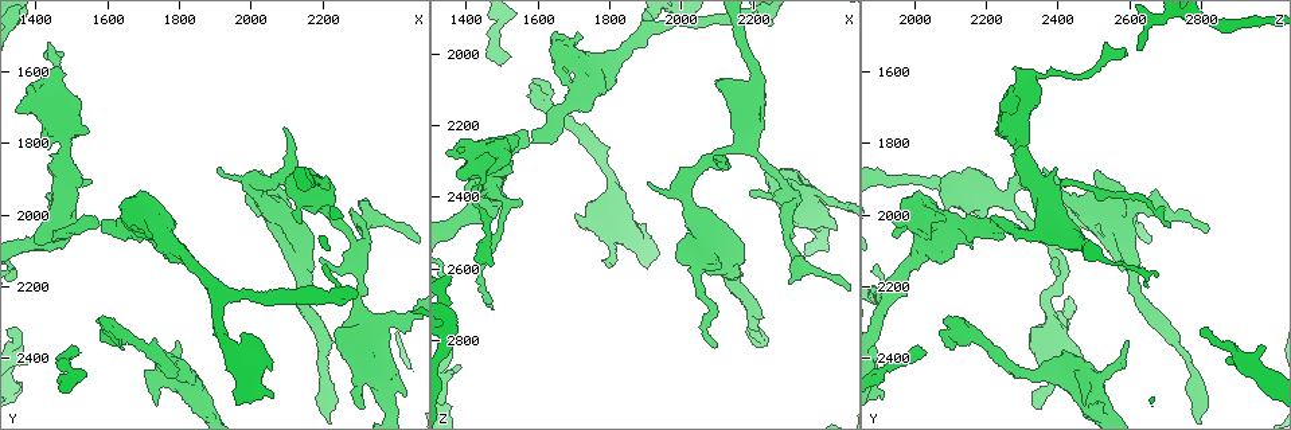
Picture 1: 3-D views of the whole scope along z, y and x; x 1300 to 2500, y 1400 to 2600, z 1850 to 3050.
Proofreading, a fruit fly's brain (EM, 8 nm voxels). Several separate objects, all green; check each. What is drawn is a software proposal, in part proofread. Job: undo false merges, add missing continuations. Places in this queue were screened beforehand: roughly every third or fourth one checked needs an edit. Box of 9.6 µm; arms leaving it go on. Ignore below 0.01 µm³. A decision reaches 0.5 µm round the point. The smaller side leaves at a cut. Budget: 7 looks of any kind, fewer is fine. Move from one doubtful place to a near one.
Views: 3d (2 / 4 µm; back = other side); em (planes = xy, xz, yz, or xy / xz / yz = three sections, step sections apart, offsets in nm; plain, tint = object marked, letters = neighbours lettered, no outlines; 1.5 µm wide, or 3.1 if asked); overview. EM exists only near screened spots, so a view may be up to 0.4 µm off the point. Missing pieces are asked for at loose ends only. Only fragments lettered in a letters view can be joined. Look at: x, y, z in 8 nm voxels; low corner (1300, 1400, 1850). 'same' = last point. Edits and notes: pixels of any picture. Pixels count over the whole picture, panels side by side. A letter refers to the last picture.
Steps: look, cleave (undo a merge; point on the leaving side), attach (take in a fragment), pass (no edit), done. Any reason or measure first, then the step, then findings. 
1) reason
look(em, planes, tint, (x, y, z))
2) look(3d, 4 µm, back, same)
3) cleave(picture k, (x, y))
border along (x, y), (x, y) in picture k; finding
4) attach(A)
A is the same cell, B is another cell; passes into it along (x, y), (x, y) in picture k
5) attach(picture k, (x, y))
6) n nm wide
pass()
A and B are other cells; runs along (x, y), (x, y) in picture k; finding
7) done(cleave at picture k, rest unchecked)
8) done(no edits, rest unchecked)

end of a long branch
look(3d, 4 µm, (1470, 1540, 2590))

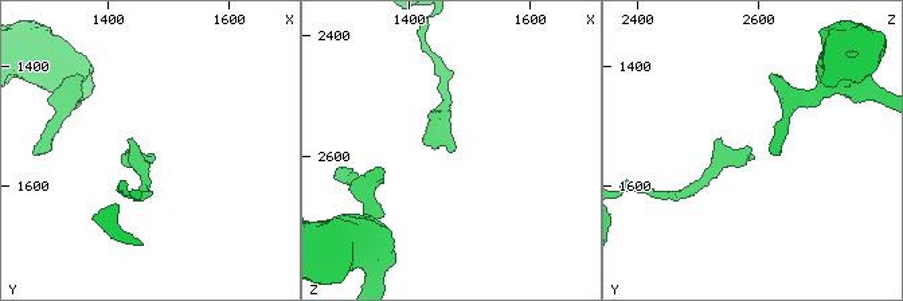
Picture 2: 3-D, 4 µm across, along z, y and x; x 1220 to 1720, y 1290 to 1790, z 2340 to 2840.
look(em, xz, step 8, letters, (1480, 1545, 2590))

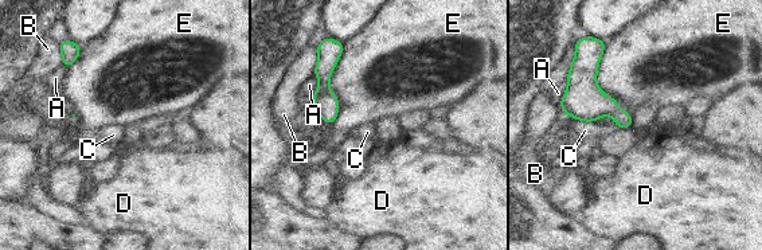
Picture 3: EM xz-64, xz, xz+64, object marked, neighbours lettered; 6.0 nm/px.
another direction
look(em, planes, letters, same)

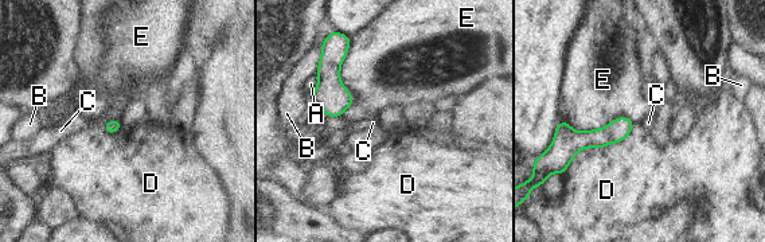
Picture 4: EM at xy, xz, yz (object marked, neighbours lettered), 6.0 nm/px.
E touches over 500 nm
pass()
A, B, C, D and E are other cells; border along (118, 118), (112, 118), (102, 127) in picture 4; none of them fits

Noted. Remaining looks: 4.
thin end
look(3d, 2 µm, (2110, 2040, 2830))

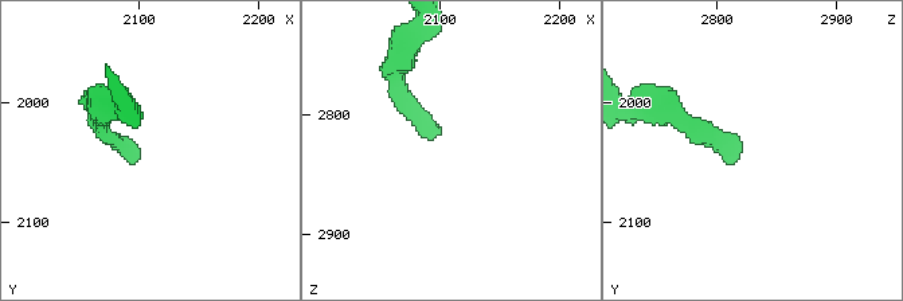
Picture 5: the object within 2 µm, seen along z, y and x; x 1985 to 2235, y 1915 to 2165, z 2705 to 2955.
need the tissue
look(em, xy, step 4, letters, (2102, 2046, 2818))

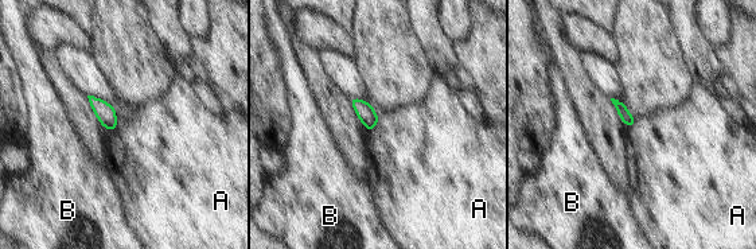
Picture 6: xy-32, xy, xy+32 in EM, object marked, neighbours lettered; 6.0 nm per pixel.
pass()
A and B are other cells; border along (378, 116), (378, 124), (370, 132) in picture 6; none of them fits

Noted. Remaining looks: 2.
long arm stops here
look(3d, 4 µm, (1510, 2400, 2030))

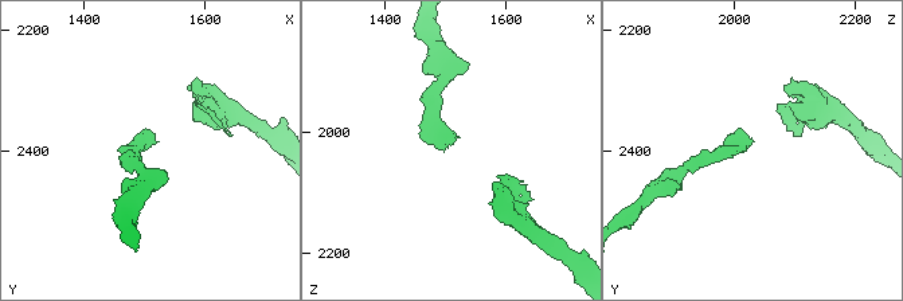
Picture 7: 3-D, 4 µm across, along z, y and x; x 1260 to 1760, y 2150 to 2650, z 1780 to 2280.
need the tissue
look(em, yz, step 8, letters, (1510, 2395, 2015))

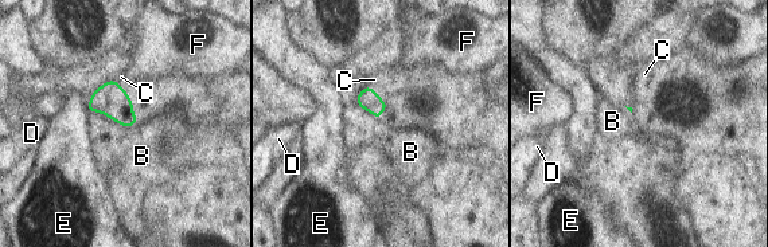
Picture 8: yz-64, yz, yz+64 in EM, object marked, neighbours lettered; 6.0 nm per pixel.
attach(C)
C is the same cell, B, D, E and F are other cells; passes into it along (367, 100), (370, 87), (374, 79) in picture 8; the neuron continues

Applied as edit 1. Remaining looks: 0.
done(attach at picture 8, rest unchecked)

